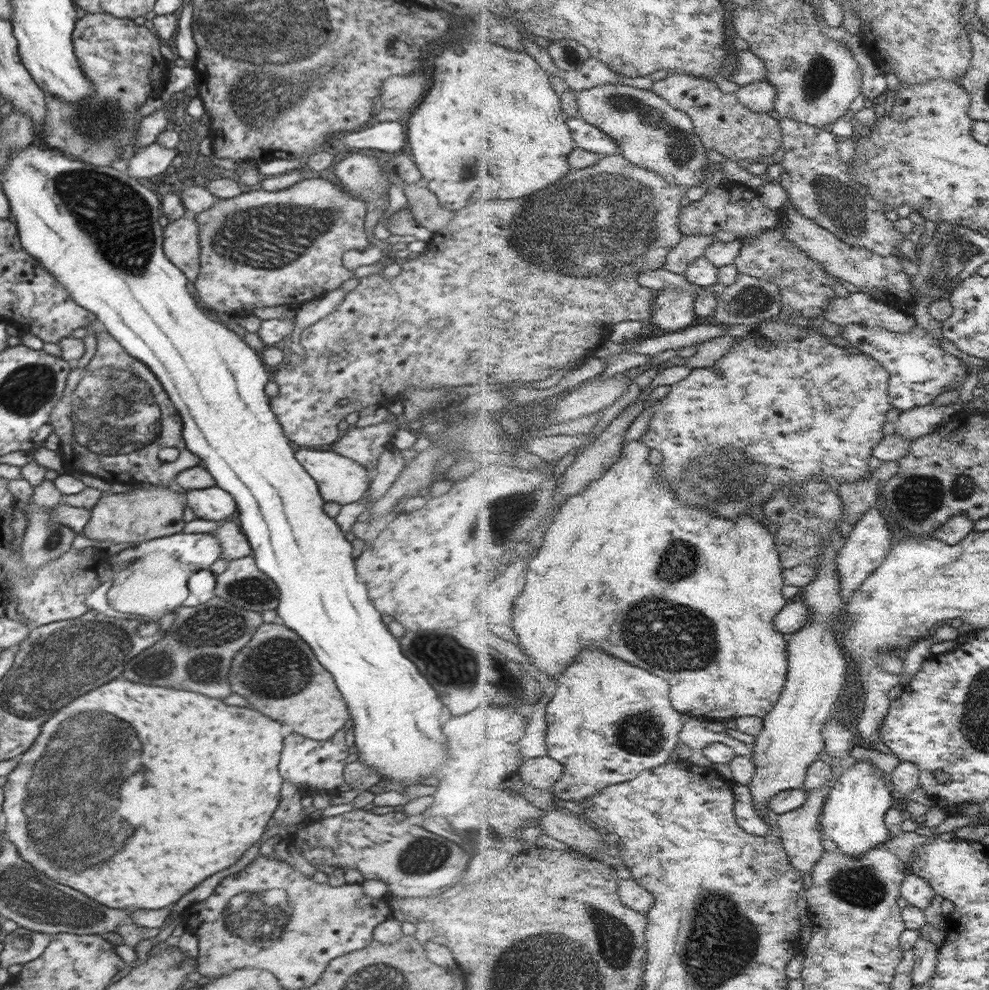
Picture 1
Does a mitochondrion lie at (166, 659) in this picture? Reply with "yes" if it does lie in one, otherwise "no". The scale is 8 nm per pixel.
yes

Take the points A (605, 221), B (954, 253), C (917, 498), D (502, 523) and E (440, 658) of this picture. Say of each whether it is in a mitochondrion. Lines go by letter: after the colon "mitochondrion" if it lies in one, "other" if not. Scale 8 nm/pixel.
A: mitochondrion
B: mitochondrion
C: mitochondrion
D: mitochondrion
E: mitochondrion

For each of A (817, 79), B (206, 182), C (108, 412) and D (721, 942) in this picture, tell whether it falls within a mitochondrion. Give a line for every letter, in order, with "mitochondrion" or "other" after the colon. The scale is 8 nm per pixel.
A: mitochondrion
B: other
C: mitochondrion
D: mitochondrion

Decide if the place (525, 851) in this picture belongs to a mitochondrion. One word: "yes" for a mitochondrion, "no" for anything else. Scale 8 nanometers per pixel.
no

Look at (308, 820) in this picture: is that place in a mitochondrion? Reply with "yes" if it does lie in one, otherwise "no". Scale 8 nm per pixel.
no

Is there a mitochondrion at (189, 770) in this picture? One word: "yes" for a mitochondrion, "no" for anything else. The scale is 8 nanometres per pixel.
no

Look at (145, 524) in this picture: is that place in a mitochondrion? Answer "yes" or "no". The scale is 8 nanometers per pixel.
no

